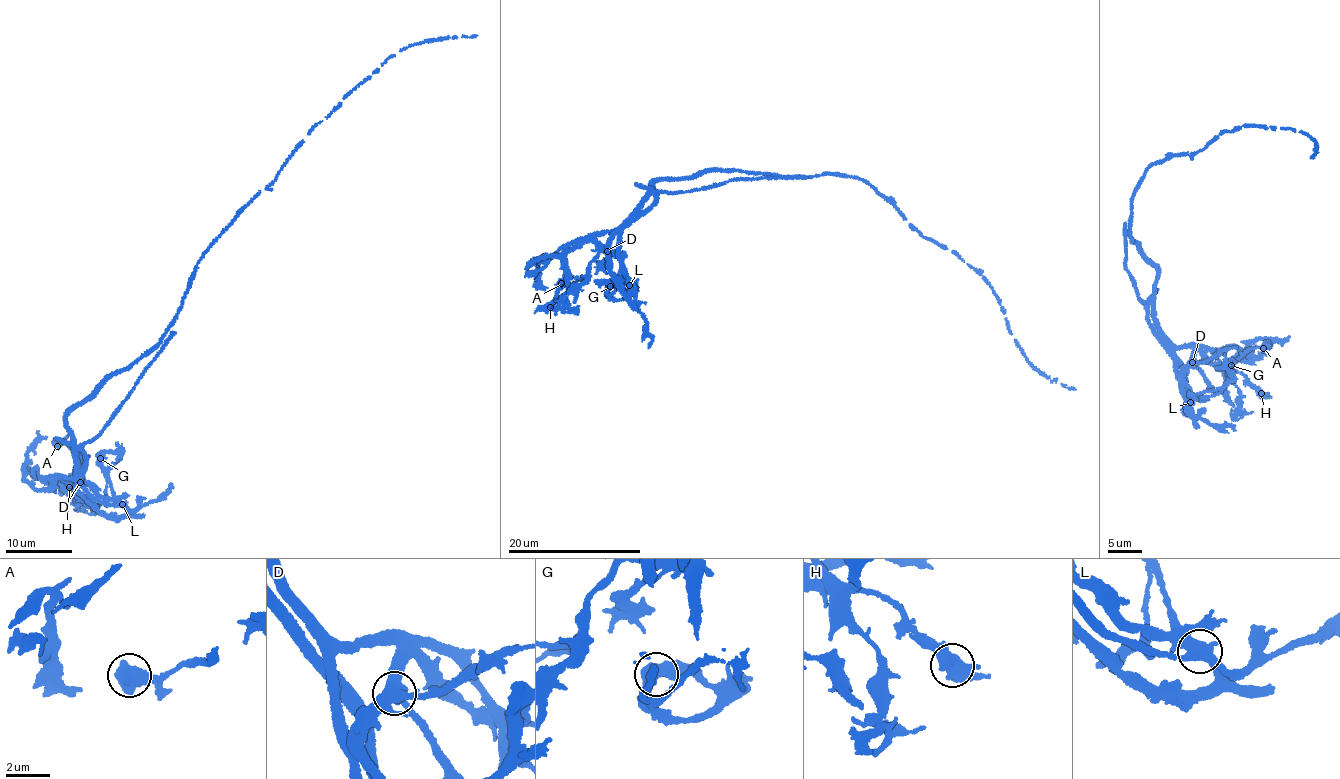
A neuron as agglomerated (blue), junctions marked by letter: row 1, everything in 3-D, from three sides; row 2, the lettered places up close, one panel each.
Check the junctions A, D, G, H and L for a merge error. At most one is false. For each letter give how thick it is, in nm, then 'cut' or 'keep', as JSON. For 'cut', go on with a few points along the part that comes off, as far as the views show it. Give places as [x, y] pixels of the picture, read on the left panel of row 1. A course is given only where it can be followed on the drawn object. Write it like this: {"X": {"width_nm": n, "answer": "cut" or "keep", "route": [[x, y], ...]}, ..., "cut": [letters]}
{"A": {"width_nm": 650, "answer": "keep"}, "D": {"width_nm": 480, "answer": "keep"}, "G": {"width_nm": 650, "answer": "keep"}, "H": {"width_nm": 500, "answer": "keep"}, "L": {"width_nm": 500, "answer": "cut", "route": [[122, 504], [126, 514], [112, 516], [82, 495], [78, 488], [85, 461], [82, 446], [100, 433], [176, 332]]}, "cut": ["L"]}

